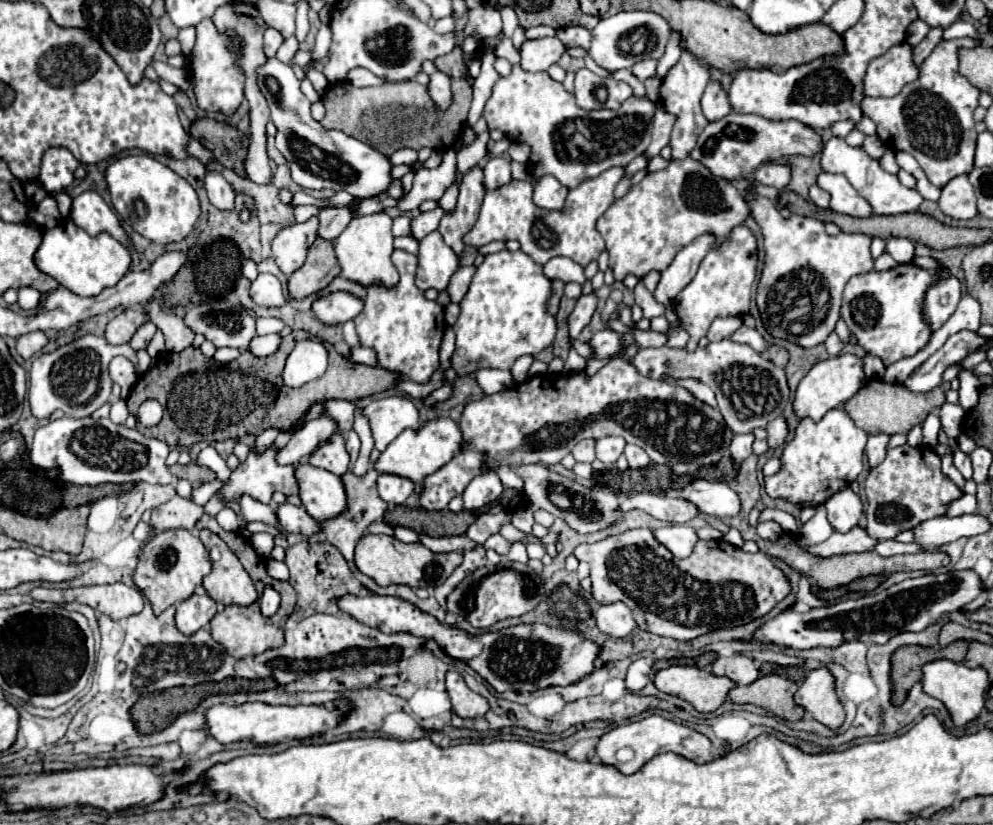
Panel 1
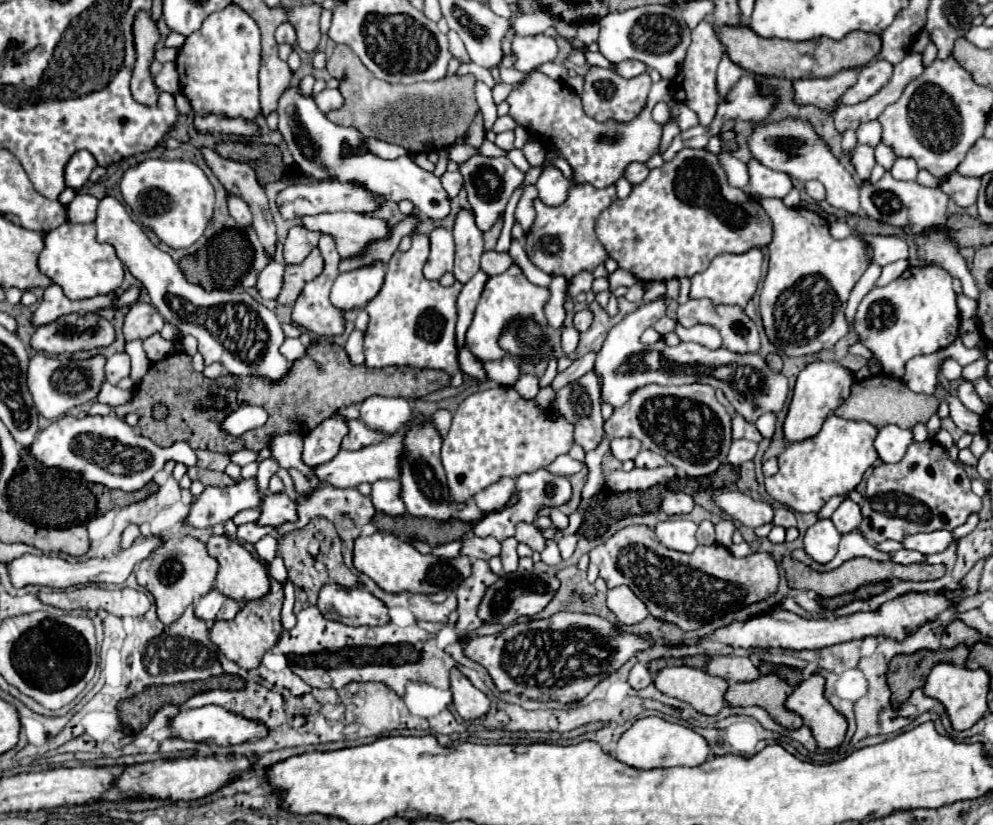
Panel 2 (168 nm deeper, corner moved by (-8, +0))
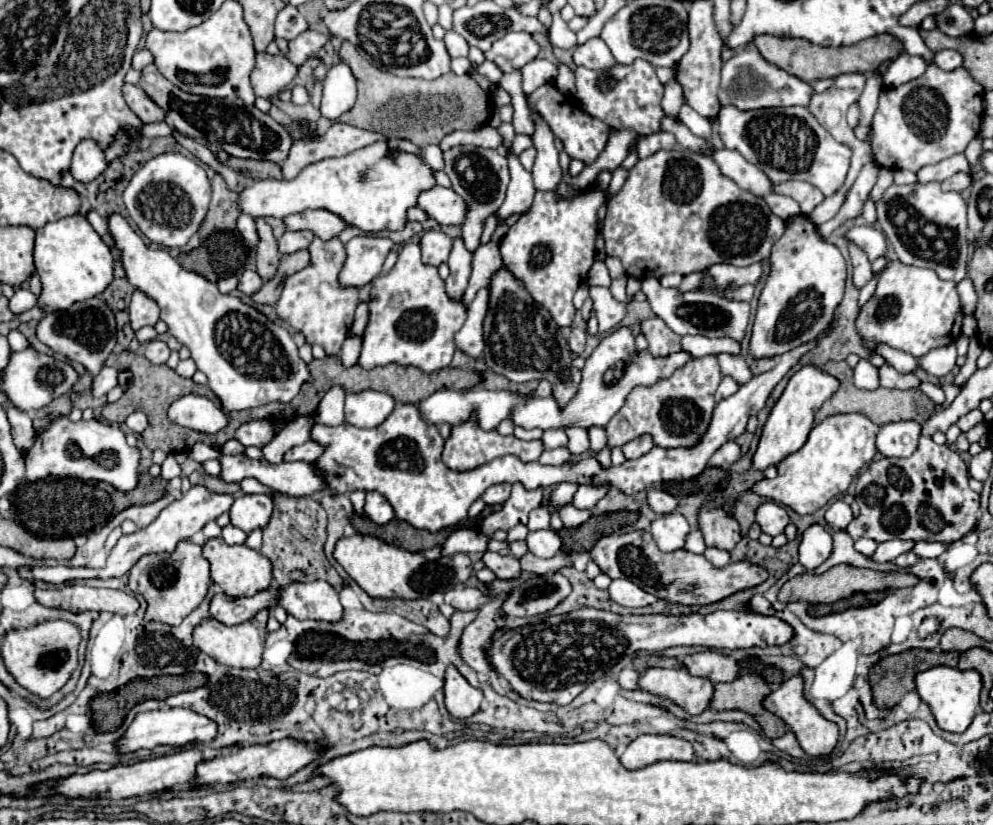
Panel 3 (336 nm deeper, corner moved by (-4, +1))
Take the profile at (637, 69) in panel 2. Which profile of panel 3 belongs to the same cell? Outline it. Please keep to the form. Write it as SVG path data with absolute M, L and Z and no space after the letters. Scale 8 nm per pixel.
M593 38L593 40L585 42L583 46L577 46L577 50L573 54L573 62L577 66L585 66L591 70L609 70L617 64L611 50L605 46L605 42L601 38Z

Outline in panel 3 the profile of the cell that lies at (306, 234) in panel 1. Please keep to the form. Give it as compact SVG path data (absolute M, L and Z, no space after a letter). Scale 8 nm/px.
M287 230L279 238L279 252L281 254L293 254L297 250L303 250L303 248L307 248L311 244L313 238L315 236L309 230L303 230L303 232L291 232L291 230Z

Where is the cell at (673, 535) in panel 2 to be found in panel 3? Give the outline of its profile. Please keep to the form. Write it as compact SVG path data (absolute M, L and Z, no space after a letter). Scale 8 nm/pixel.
M679 512L659 516L651 524L651 536L657 542L659 550L663 552L673 552L683 548L687 534L689 534L689 522Z

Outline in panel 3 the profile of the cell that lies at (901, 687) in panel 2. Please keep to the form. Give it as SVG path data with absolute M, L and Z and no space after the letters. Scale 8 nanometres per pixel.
M907 650L903 654L881 658L869 672L869 682L873 688L875 706L893 708L895 704L899 704L899 700L903 698L905 692L915 690L917 672L933 668L933 666L941 666L941 664L943 666L957 666L957 660L959 660L959 652L937 652L937 650Z

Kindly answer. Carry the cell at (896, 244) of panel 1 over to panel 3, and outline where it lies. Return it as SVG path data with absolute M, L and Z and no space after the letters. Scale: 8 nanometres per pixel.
M855 226L847 232L847 240L855 242L867 256L869 262L883 258L887 254L887 240L885 234L873 226Z

